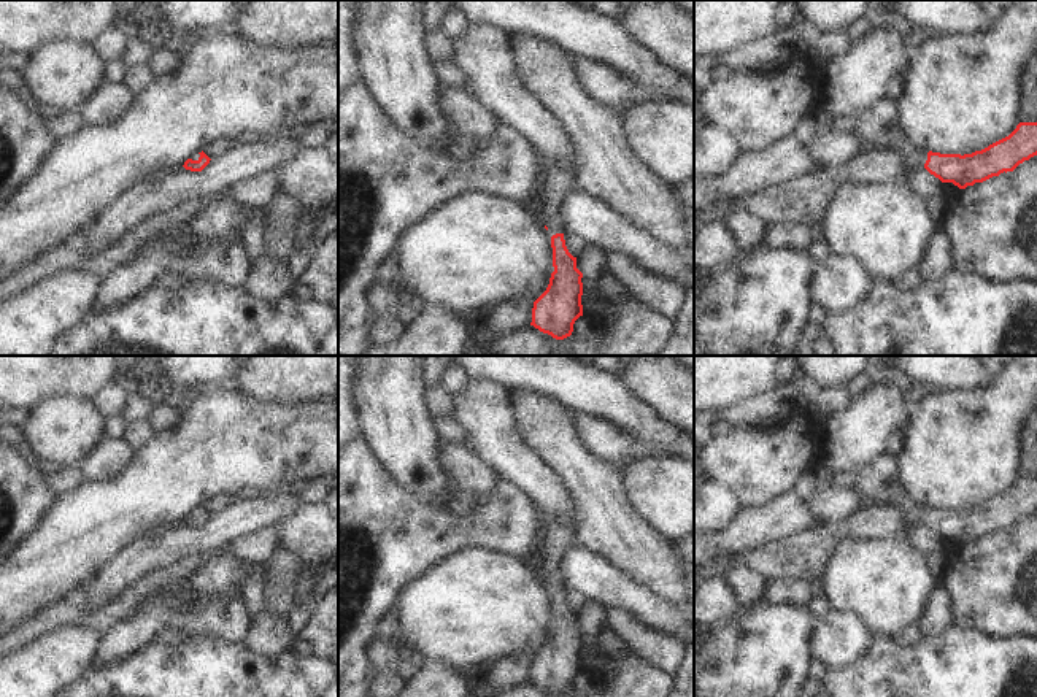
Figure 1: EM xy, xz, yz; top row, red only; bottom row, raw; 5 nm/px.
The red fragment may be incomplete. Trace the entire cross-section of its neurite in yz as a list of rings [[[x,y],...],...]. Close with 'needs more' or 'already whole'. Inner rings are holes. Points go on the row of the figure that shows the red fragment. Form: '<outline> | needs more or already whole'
[[[1020,122],[1008,137],[964,156],[916,151],[908,146],[889,151],[859,151],[853,160],[842,167],[796,176],[745,198],[737,206],[726,203],[719,210],[719,218],[734,210],[745,210],[767,227],[796,222],[813,229],[824,224],[835,191],[843,183],[900,181],[908,184],[915,170],[926,168],[942,183],[953,183],[959,189],[966,189],[1004,171],[1013,171],[1034,156],[1037,156],[1037,122]]] | needs more

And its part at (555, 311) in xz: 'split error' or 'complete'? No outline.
split error

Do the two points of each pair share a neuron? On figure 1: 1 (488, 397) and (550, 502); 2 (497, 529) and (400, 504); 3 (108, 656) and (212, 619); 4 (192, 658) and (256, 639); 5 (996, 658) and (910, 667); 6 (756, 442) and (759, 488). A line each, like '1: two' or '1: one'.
1: one
2: one
3: one
4: two
5: one
6: one

